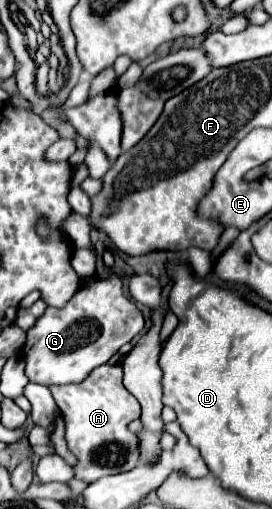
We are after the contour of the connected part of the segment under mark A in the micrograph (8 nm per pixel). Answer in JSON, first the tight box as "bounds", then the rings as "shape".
{"bounds":[49,364,141,482],"shape":[[[103,364],[91,372],[83,384],[53,385],[49,390],[67,422],[65,440],[77,456],[75,478],[95,482],[109,474],[121,474],[141,462],[139,438],[129,432],[129,424],[141,416],[139,402],[123,388],[121,366]]]}

